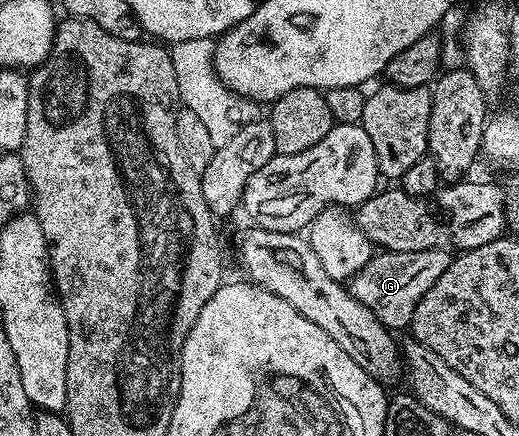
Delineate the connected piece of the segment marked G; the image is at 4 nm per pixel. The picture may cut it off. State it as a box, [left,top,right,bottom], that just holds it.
[347,248,450,330]

